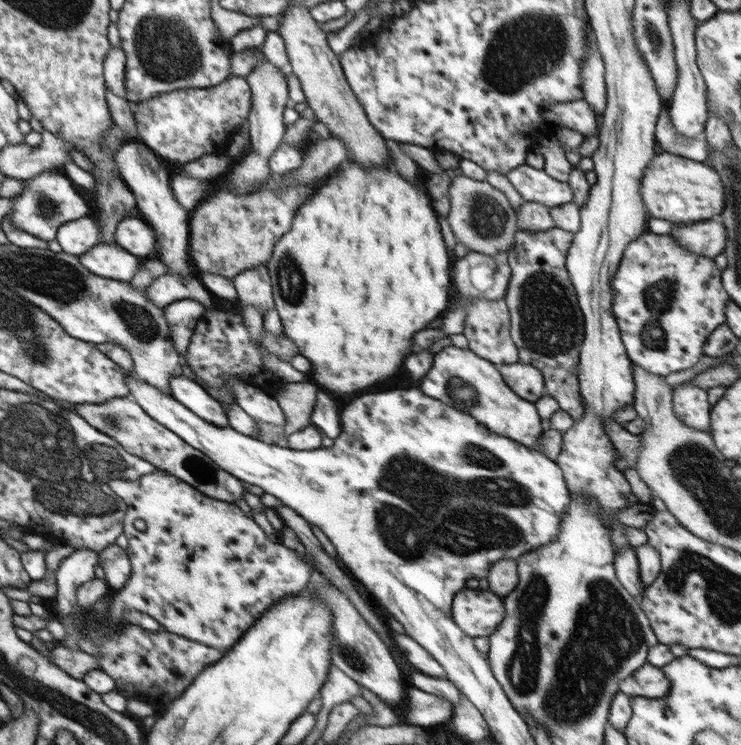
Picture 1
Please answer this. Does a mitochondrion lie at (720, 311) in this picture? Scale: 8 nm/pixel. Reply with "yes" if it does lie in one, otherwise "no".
no

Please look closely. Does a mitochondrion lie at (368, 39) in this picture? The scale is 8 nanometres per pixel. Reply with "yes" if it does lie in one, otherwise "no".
no

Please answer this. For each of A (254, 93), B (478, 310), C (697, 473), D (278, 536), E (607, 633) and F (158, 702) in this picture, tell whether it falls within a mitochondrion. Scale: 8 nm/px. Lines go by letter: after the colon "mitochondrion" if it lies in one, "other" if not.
A: other
B: other
C: mitochondrion
D: other
E: mitochondrion
F: other

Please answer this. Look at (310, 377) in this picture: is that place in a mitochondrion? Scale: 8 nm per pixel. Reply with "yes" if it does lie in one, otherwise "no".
no

